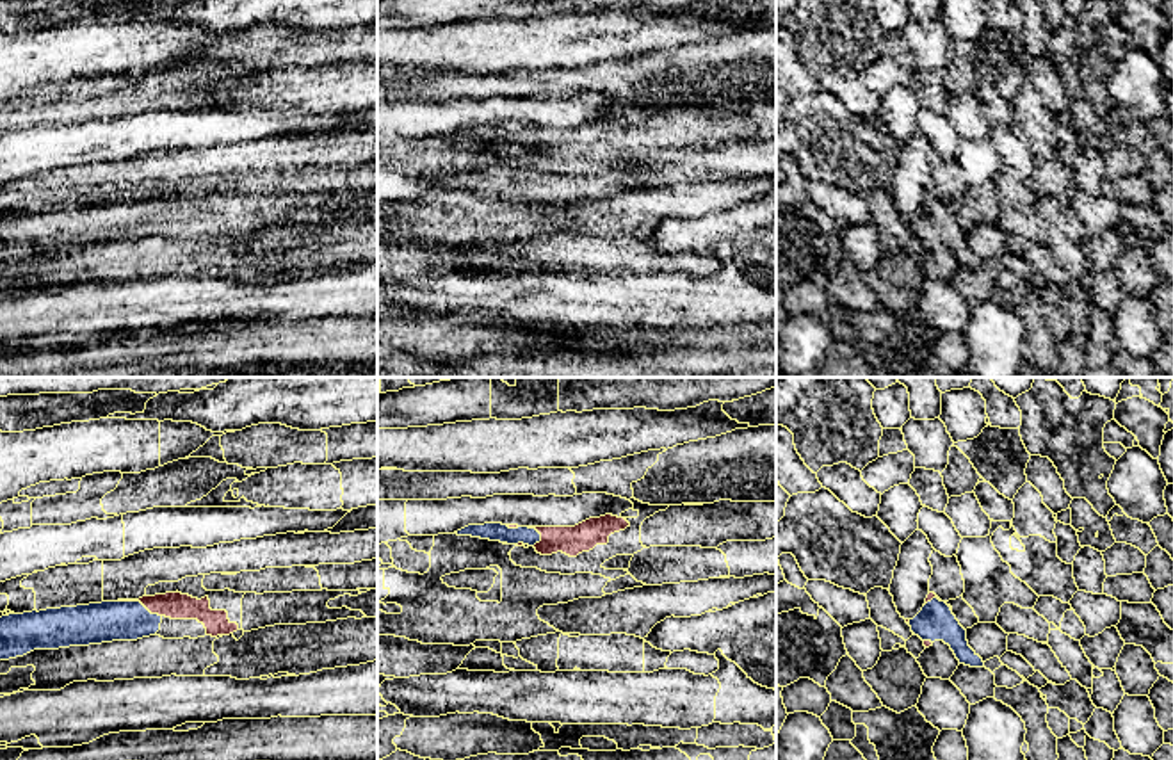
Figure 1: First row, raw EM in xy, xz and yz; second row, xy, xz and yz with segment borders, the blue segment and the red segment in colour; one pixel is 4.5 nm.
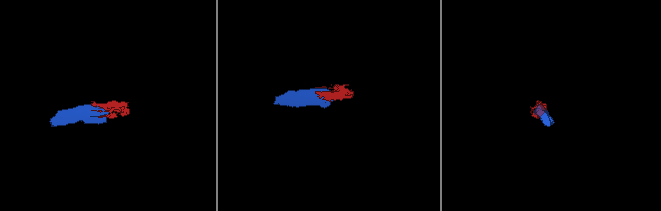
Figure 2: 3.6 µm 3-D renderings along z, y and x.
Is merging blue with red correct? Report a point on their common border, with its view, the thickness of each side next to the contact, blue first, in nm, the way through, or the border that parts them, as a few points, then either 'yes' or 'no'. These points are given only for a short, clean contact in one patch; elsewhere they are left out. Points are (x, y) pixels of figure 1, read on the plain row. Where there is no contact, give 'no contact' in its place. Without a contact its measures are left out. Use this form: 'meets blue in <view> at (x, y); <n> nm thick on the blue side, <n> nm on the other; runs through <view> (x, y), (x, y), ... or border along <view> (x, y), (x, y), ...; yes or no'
meets blue in xy at (139, 203); 190 nm thick on the blue side, 120 nm on the other; runs through xy (95, 225), (118, 223), (139, 203), (175, 207); yes

